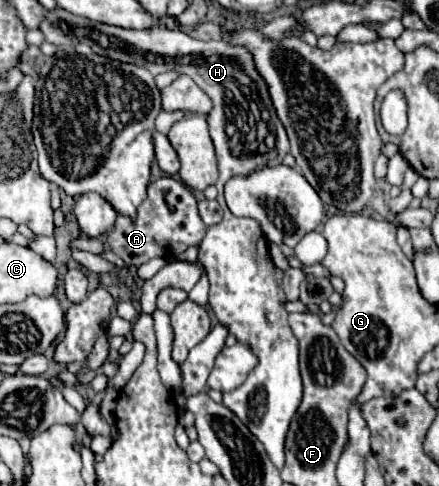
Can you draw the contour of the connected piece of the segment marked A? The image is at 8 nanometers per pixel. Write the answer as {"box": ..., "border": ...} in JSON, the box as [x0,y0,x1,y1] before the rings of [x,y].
{"box":[106,177,206,265],"border":[[[162,177],[148,187],[148,197],[138,207],[136,219],[126,219],[124,215],[118,215],[114,229],[106,235],[106,245],[120,255],[126,265],[142,265],[154,257],[164,259],[176,259],[180,253],[184,253],[192,245],[200,245],[206,235],[206,225],[202,223],[198,215],[198,203],[188,191],[188,187],[172,177]]]}

